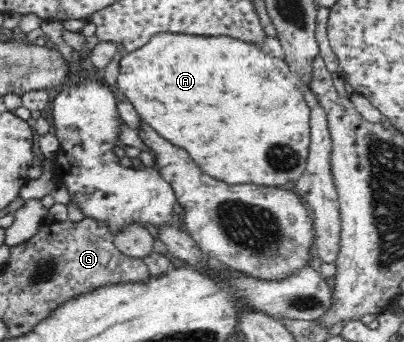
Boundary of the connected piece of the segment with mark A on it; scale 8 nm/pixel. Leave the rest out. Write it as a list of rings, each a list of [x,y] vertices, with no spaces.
[[[154,33],[149,41],[140,48],[127,52],[119,59],[119,76],[114,85],[123,93],[134,110],[141,115],[143,123],[147,123],[159,137],[167,139],[169,143],[185,149],[191,159],[199,165],[203,173],[209,173],[215,179],[227,182],[229,185],[235,183],[253,183],[262,186],[282,186],[289,179],[298,180],[299,173],[305,171],[308,149],[310,146],[310,109],[306,104],[298,86],[298,78],[290,70],[285,60],[271,57],[260,50],[260,45],[247,43],[233,37],[205,37],[185,35],[183,33]]]

